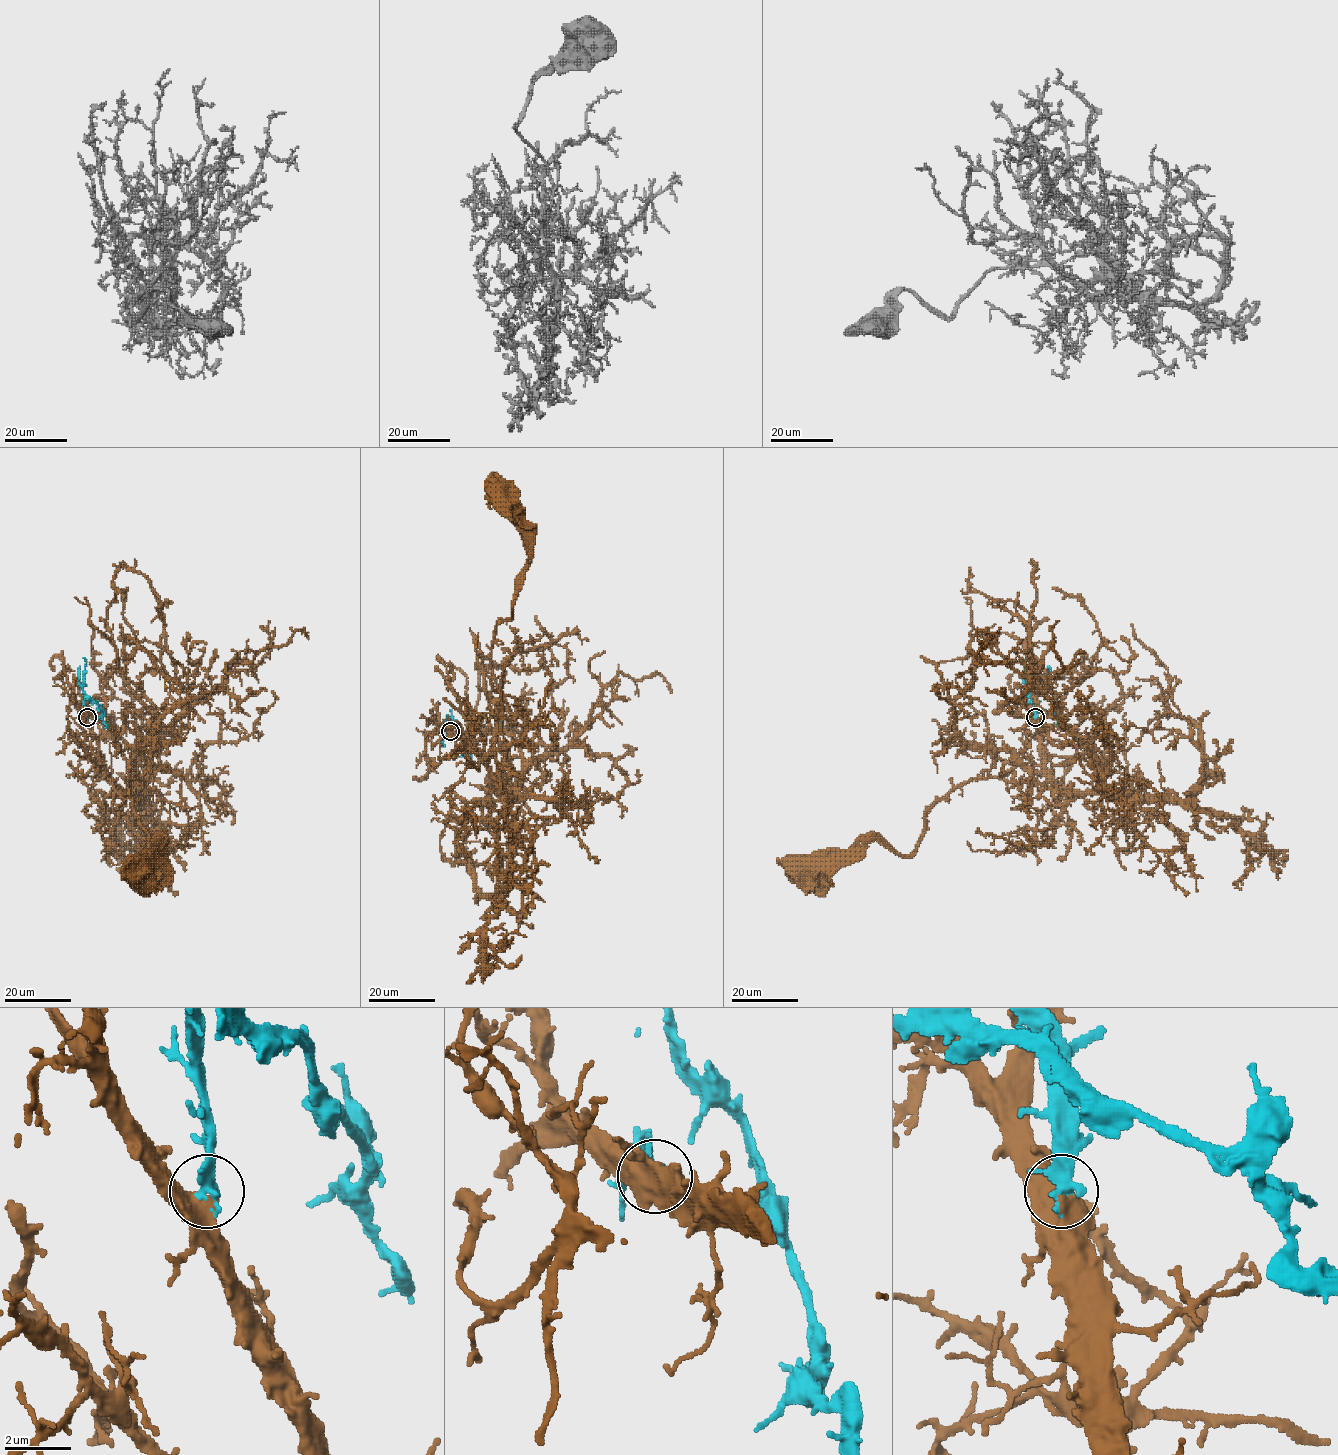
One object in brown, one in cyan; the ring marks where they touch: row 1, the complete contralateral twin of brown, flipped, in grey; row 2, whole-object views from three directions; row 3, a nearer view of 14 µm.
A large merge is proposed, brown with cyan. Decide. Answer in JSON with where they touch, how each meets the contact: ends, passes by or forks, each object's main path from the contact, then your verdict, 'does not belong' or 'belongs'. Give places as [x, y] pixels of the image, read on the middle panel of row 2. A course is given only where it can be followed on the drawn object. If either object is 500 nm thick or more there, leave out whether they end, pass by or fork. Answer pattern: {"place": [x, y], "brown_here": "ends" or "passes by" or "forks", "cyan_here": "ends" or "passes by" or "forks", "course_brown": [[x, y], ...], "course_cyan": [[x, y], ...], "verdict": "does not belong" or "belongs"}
{"place": [450, 731], "course_brown": [[450, 731], [463, 736], [497, 780], [495, 731], [507, 701], [491, 650], [530, 561], [518, 508], [501, 493]], "course_cyan": [[450, 731], [448, 722], [452, 719], [459, 726], [466, 752], [474, 767]], "verdict": "belongs"}

